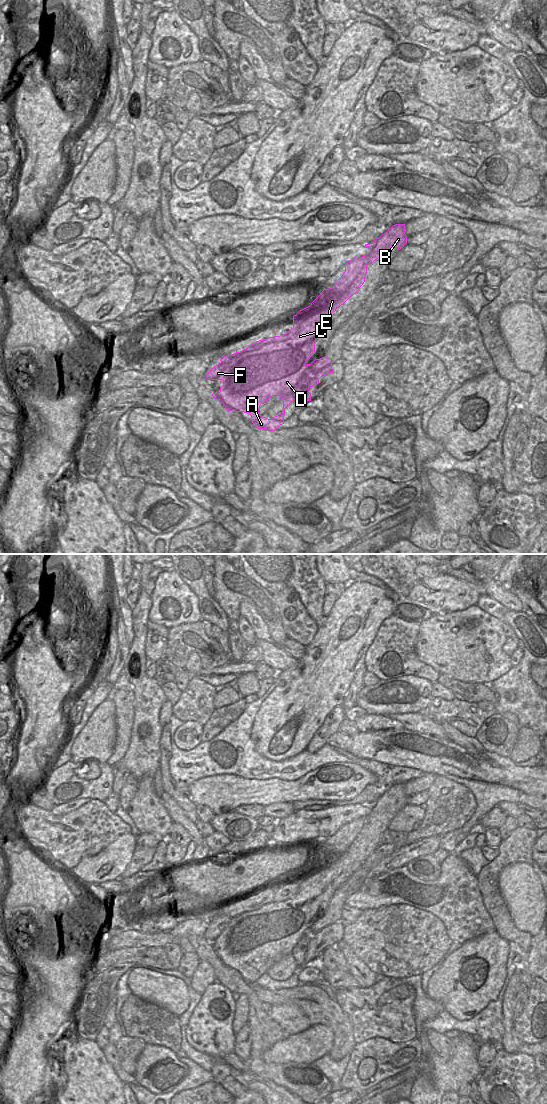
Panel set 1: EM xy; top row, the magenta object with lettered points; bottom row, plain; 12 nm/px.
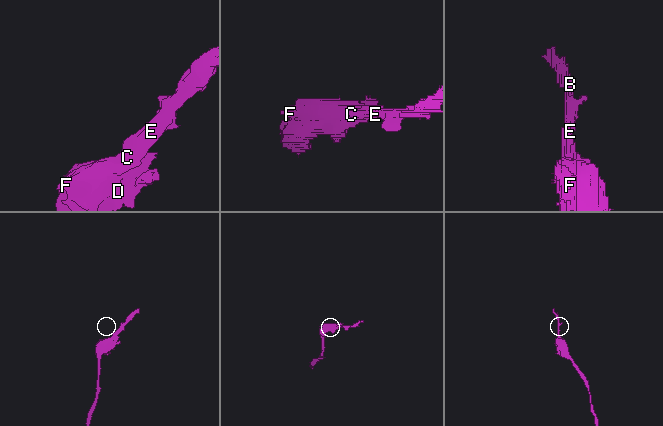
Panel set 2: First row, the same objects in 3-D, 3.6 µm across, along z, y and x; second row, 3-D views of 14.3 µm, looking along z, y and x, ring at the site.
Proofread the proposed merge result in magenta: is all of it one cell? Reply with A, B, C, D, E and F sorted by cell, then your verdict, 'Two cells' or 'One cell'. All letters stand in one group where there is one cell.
Groups: A B C D E F. One cell.

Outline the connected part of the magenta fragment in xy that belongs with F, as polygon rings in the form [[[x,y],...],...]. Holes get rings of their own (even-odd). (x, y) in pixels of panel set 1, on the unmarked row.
[[[405,784],[393,785],[370,804],[365,804],[365,807],[371,808],[367,815],[362,817],[356,815],[345,823],[345,832],[333,847],[324,849],[310,866],[293,876],[293,887],[290,891],[280,896],[259,900],[240,912],[224,916],[220,920],[221,923],[214,926],[205,938],[205,940],[223,941],[220,952],[213,953],[213,958],[220,960],[228,971],[249,973],[252,983],[258,989],[275,991],[284,984],[285,969],[288,965],[295,959],[311,961],[311,953],[308,949],[318,944],[322,936],[333,933],[332,920],[328,916],[315,919],[311,924],[306,923],[315,911],[317,890],[325,884],[337,868],[359,851],[365,842],[368,824],[372,824],[389,807],[400,810],[406,804]],[[272,956],[282,958],[283,972],[268,979],[260,975],[259,968]]]

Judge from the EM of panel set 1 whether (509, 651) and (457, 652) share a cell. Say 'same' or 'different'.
same

